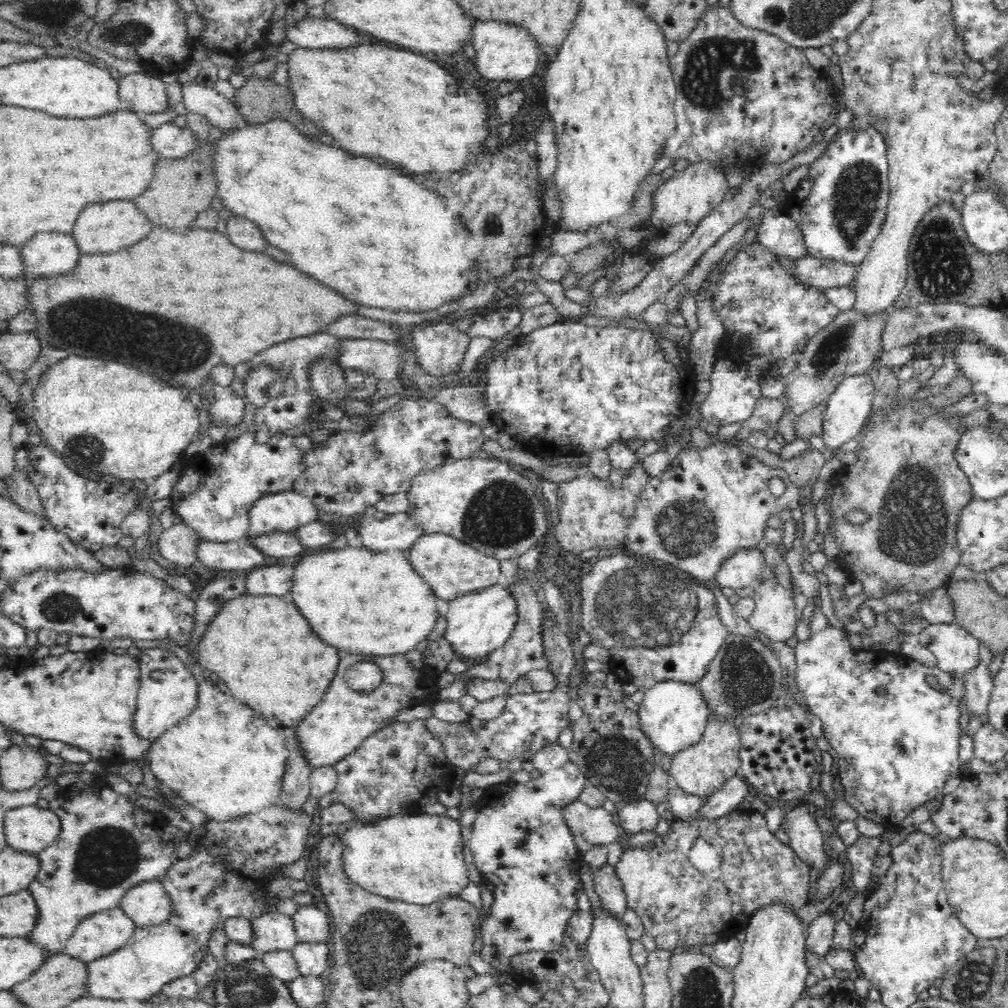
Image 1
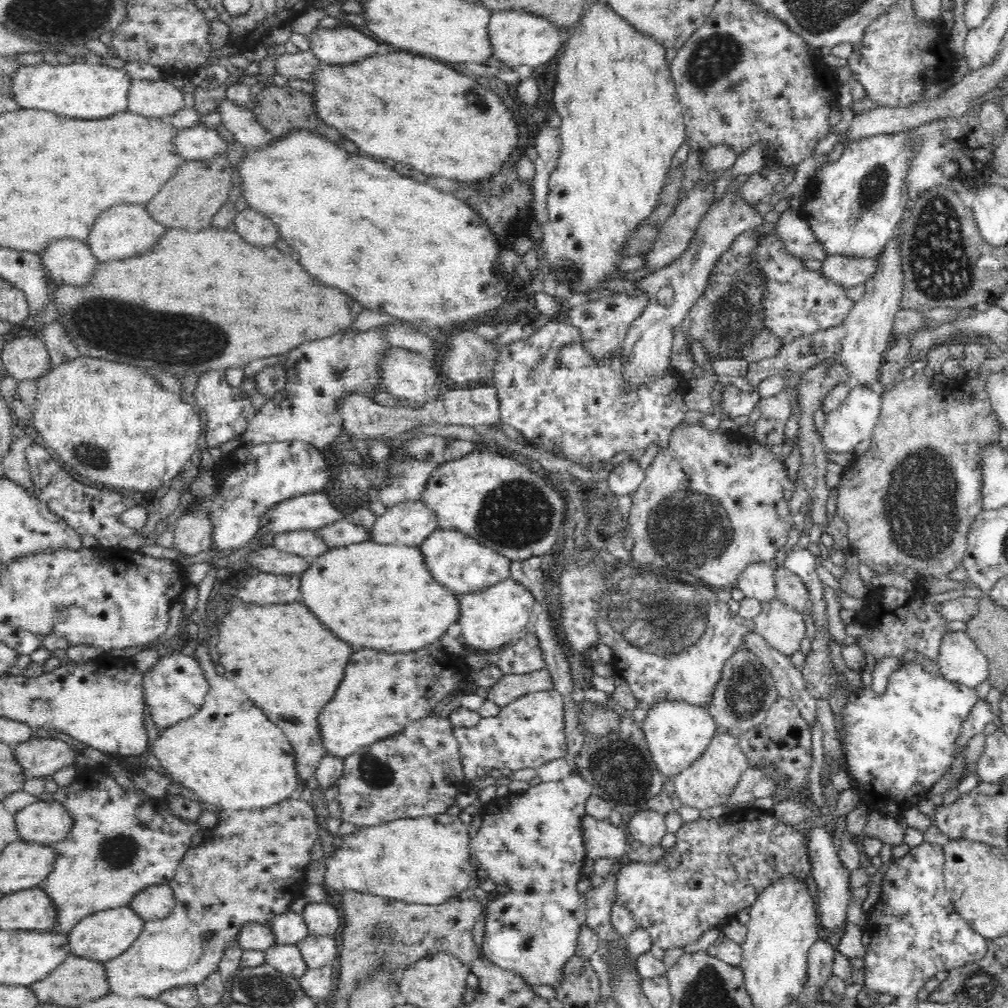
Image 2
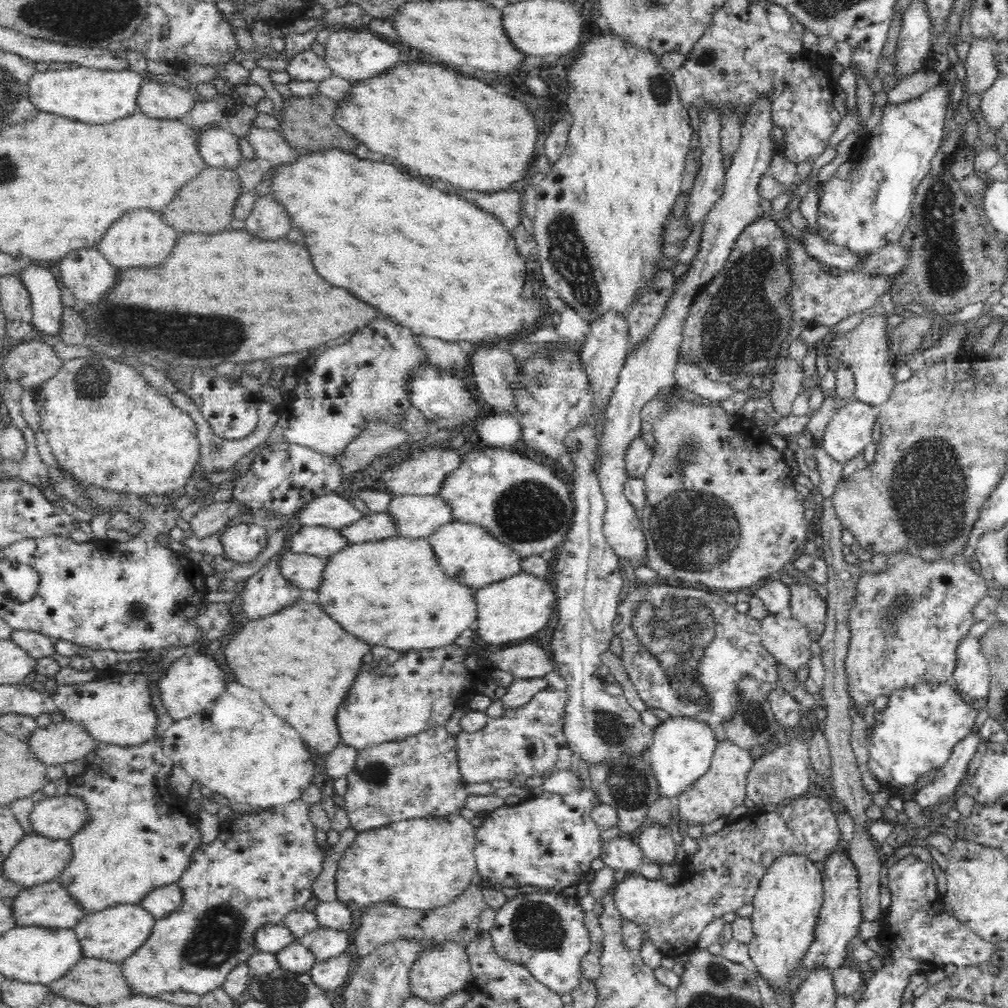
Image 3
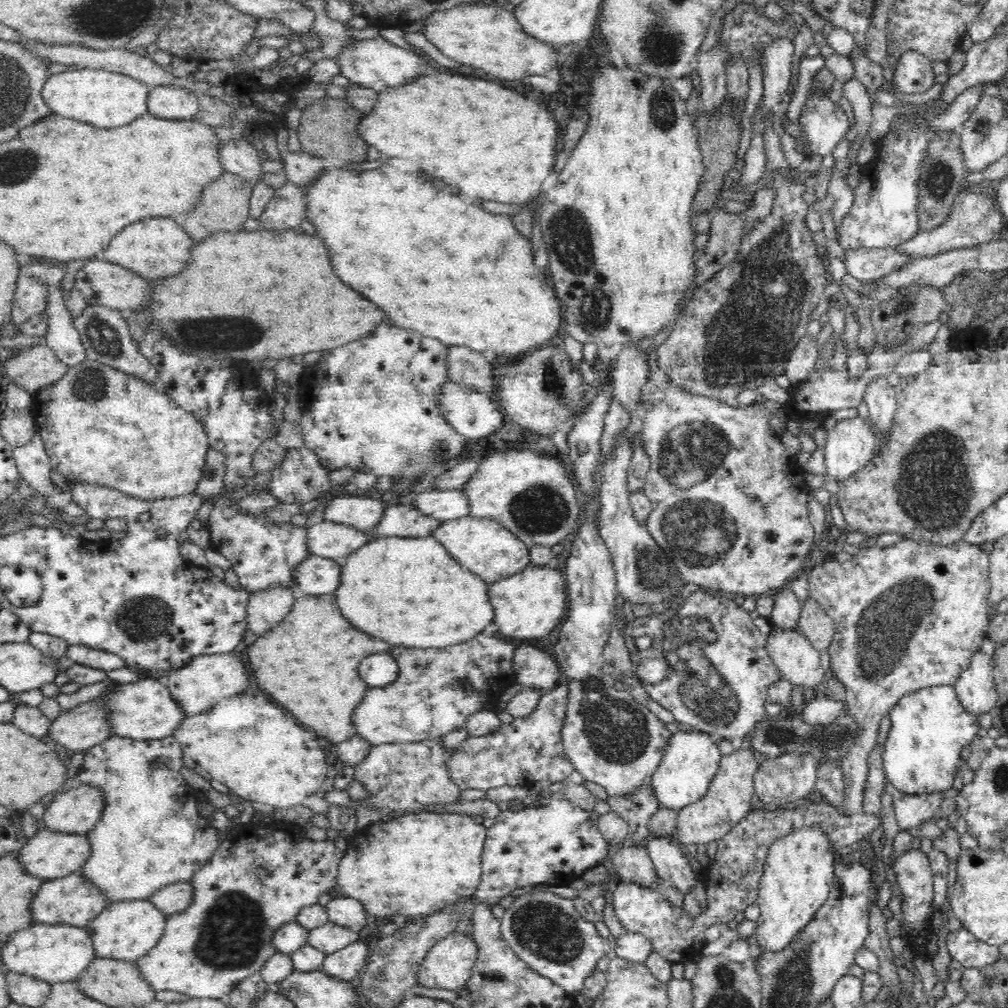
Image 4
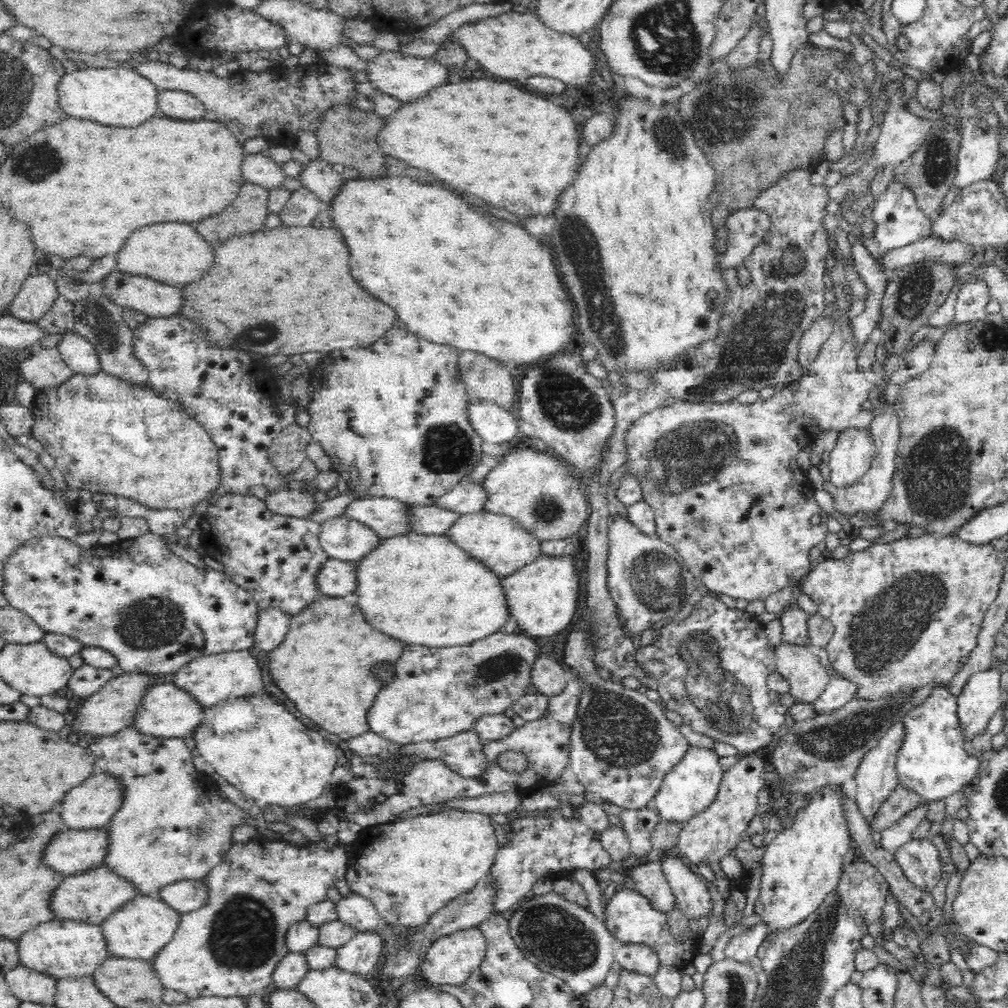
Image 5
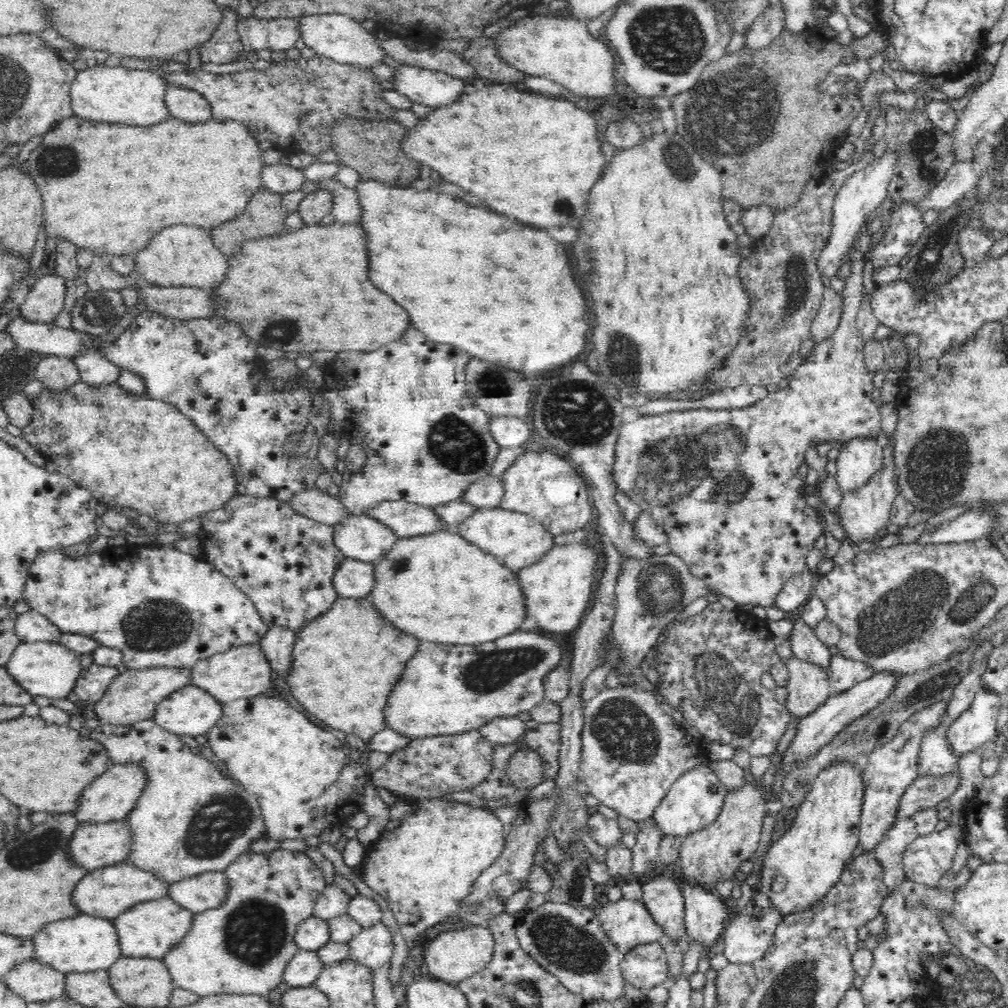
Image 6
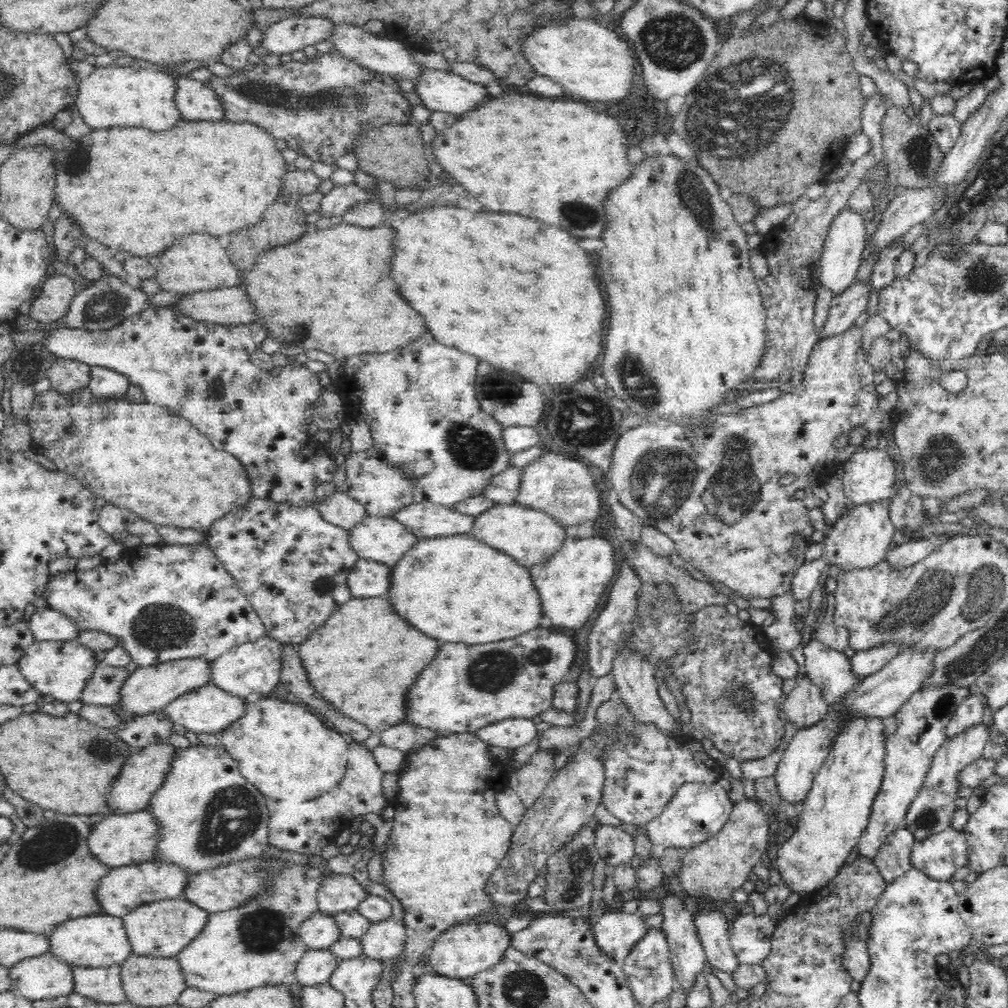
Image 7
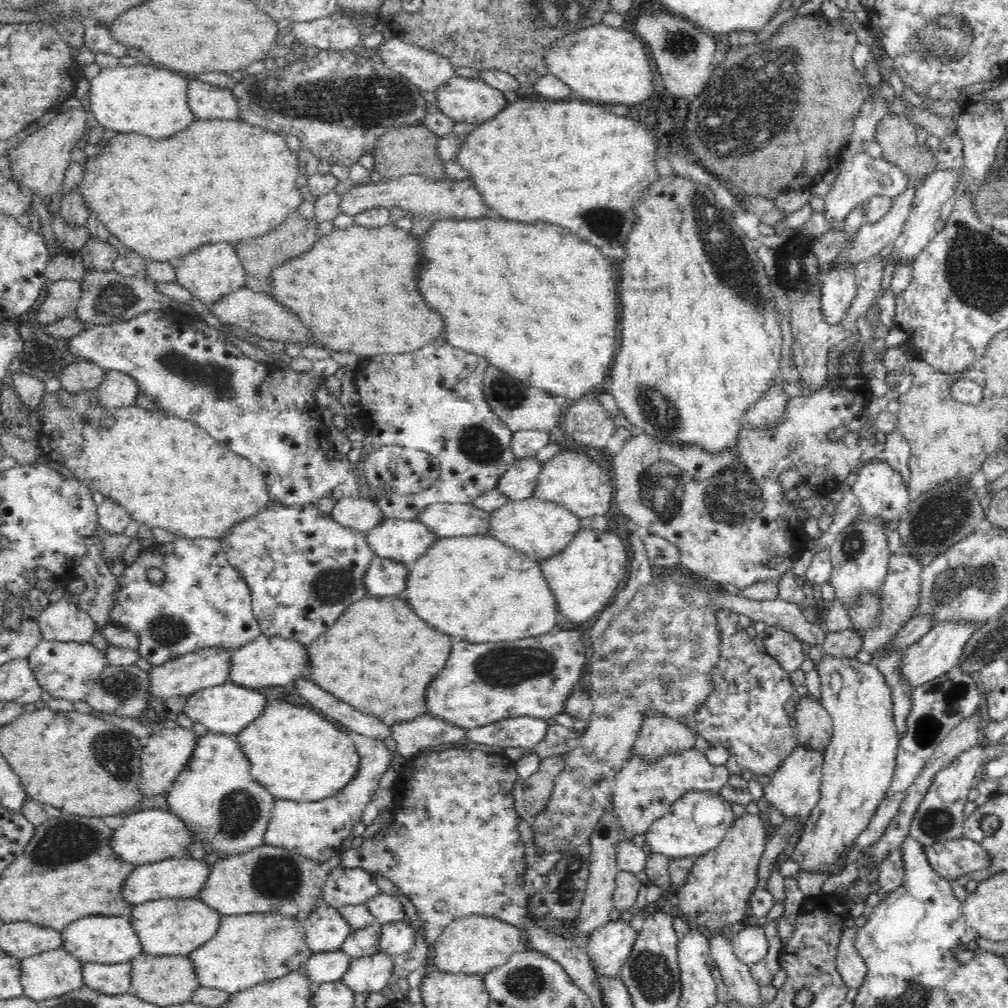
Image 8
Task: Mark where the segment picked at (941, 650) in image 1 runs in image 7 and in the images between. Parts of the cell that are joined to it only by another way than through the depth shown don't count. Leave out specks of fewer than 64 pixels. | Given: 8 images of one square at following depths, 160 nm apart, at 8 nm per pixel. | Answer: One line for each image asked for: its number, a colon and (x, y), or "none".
2: (961, 661)
3: (972, 675)
4: (976, 690)
5: (976, 706)
6: (976, 727)
7: (931, 812)

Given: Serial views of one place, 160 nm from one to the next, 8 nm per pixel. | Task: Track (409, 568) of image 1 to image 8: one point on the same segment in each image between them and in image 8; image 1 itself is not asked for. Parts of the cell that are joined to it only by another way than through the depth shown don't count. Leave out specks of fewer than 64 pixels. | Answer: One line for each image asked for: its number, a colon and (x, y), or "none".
2: (383, 596)
3: (394, 592)
4: (409, 591)
5: (420, 588)
6: (440, 587)
7: (457, 588)
8: (477, 588)

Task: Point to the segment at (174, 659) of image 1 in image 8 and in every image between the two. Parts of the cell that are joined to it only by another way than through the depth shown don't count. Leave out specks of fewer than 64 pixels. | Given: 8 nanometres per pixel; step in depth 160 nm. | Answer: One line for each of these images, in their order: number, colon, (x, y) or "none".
2: (176, 687)
3: (191, 683)
4: (198, 686)
5: (212, 679)
6: (244, 672)
7: (253, 667)
8: (268, 661)

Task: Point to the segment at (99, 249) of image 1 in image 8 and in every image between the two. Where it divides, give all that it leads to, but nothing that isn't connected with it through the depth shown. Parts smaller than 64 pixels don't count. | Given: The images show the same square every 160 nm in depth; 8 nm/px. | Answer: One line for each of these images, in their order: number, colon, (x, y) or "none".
2: (123, 232)
3: (141, 240)
4: (156, 249)
5: (174, 254)
6: (182, 256)
7: (196, 264)
8: (210, 273)

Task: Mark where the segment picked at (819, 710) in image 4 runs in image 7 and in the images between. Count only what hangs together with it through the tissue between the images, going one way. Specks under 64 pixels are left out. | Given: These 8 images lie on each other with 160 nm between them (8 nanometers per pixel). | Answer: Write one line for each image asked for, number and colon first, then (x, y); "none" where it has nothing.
5: (840, 690)
6: (845, 672)
7: (866, 662)

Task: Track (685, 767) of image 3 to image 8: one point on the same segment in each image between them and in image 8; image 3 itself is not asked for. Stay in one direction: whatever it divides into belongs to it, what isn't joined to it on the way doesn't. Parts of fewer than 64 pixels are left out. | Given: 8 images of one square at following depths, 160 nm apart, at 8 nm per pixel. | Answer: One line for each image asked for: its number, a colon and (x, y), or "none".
4: (692, 760)
5: (692, 787)
6: (696, 799)
7: (697, 812)
8: (695, 825)

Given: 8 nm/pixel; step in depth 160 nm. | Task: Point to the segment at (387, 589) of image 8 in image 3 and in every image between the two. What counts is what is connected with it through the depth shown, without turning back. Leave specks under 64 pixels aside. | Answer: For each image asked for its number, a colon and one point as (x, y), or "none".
3: (306, 572)
4: (316, 576)
5: (338, 578)
6: (355, 579)
7: (369, 579)

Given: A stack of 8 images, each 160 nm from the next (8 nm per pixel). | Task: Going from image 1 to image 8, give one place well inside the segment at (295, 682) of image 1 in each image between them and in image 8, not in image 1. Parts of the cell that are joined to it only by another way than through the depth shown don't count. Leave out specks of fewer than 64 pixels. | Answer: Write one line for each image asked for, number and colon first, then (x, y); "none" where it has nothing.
2: (282, 656)
3: (304, 663)
4: (309, 663)
5: (324, 665)
6: (365, 655)
7: (365, 667)
8: (380, 648)

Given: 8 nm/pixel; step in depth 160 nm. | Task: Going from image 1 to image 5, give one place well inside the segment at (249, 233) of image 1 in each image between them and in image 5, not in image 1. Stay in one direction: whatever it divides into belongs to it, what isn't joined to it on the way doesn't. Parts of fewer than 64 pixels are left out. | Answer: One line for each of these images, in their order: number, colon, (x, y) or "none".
2: (253, 225)
3: (269, 220)
4: (288, 209)
5: (303, 206)

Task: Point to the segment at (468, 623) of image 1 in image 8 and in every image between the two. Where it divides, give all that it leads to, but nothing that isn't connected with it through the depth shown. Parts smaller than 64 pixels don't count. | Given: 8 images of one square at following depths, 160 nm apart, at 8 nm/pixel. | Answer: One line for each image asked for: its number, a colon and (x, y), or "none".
2: (490, 618)
3: (517, 608)
4: (530, 604)
5: (543, 596)
6: (558, 587)
7: (572, 584)
8: (585, 576)

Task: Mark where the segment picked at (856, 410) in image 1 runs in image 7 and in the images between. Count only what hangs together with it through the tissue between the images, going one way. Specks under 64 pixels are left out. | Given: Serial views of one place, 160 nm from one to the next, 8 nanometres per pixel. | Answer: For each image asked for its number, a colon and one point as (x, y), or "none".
2: (853, 421)
3: (849, 431)
4: (850, 444)
5: (852, 456)
6: (860, 460)
7: (869, 477)

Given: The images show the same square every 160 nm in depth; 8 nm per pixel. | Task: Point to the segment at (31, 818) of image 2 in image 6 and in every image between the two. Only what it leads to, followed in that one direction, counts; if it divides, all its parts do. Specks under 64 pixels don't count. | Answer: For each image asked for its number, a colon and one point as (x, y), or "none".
3: (60, 817)
4: (76, 811)
5: (96, 801)
6: (111, 797)

